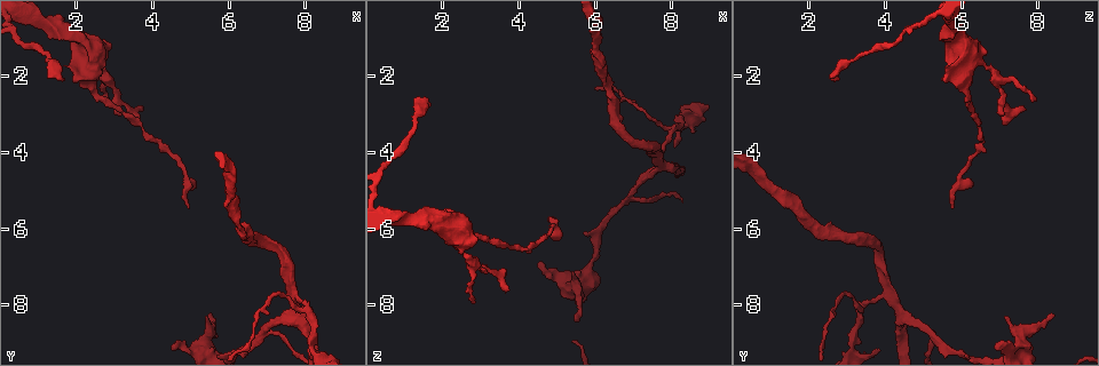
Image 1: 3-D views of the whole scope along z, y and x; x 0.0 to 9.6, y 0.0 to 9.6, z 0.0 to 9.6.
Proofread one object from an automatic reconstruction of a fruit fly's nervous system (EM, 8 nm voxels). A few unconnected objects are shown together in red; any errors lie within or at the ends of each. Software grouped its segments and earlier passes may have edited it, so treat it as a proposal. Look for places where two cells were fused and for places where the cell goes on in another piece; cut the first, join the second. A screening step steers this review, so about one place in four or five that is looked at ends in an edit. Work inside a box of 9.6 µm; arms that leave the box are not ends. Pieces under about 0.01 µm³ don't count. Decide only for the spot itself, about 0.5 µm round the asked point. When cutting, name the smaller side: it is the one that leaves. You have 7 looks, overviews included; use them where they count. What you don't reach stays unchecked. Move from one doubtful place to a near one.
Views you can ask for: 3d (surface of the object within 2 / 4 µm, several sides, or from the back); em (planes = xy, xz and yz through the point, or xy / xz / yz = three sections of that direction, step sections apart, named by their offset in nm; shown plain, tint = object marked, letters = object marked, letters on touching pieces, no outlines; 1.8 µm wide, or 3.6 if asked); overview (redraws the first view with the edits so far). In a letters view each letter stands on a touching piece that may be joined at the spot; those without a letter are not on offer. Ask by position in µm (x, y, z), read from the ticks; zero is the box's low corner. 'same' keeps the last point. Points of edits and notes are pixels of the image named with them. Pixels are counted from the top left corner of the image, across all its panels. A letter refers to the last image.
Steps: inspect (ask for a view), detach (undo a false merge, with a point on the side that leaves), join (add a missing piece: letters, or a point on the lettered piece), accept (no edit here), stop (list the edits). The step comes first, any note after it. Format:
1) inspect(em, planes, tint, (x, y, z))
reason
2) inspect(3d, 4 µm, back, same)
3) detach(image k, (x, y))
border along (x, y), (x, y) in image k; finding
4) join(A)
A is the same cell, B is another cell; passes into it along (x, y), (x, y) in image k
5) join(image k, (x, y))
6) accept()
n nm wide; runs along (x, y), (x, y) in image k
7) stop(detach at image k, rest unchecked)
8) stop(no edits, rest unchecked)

inspect(3d, 4 µm, (1.60, 2.05, 2.80))
long arm stops here

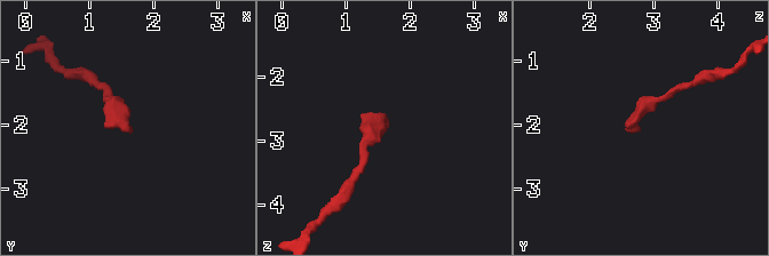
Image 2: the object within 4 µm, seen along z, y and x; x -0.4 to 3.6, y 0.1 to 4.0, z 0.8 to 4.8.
inspect(em, planes, letters, (1.70, 2.10, 2.85))
need the tissue

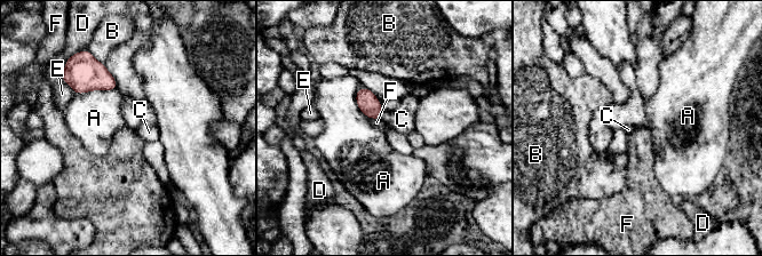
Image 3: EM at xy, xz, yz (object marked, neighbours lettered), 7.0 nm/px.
join(C)
C is the same cell, A, B, D, E and F are other cells; passes into it along (367, 102), (382, 114), (402, 119) in image 3; the cell continues

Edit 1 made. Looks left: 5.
inspect(3d, 4 µm, back, (1.90, 1.75, 5.55))
stops while still wide

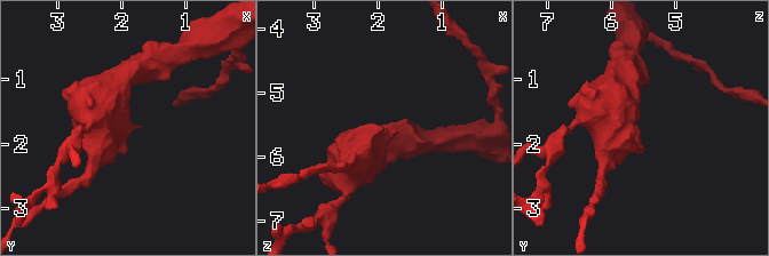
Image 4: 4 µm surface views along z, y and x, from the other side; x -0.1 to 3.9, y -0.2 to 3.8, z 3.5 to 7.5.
inspect(em, planes, letters, (1.85, 1.75, 5.60))
need the tissue

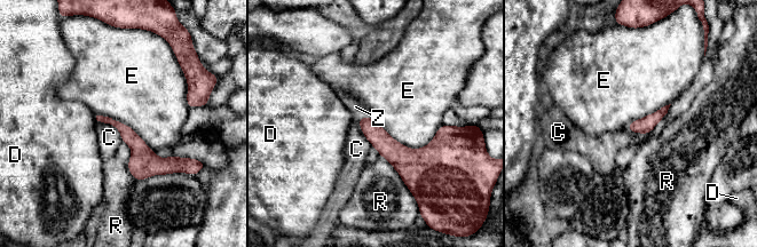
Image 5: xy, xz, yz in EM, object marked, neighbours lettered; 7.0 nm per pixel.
join(Z)
Z is the same cell, C, D, E and R are other cells; it goes on there

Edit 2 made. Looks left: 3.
inspect(overview)

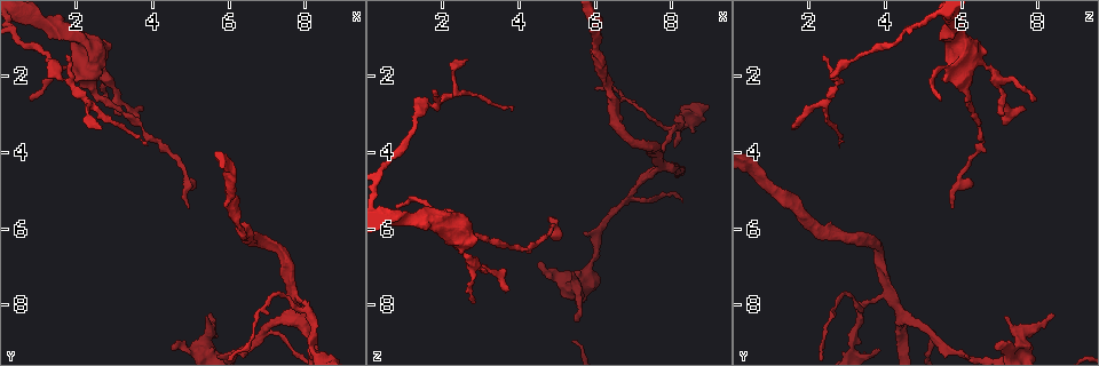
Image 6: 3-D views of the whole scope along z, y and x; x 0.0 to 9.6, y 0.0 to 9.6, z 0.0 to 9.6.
inspect(em, planes, letters, (8.05, 8.10, 3.40))
a narrow waist

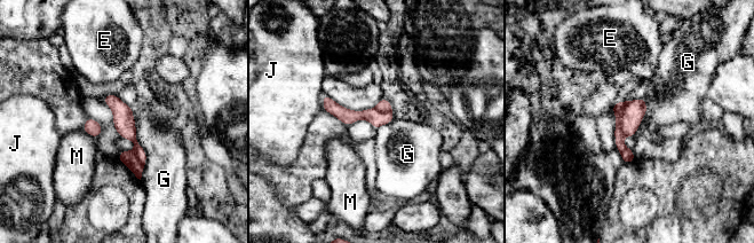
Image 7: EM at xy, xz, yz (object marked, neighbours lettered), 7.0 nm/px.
detach(image 7, (627, 154))
E, G, J and M are other cells; the part that leaves runs along (620, 104), (618, 140), (626, 161) in image 7; two cells meet here

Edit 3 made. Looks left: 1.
stop(join at image 3, join at image 5, detach at image 7, rest unchecked)

